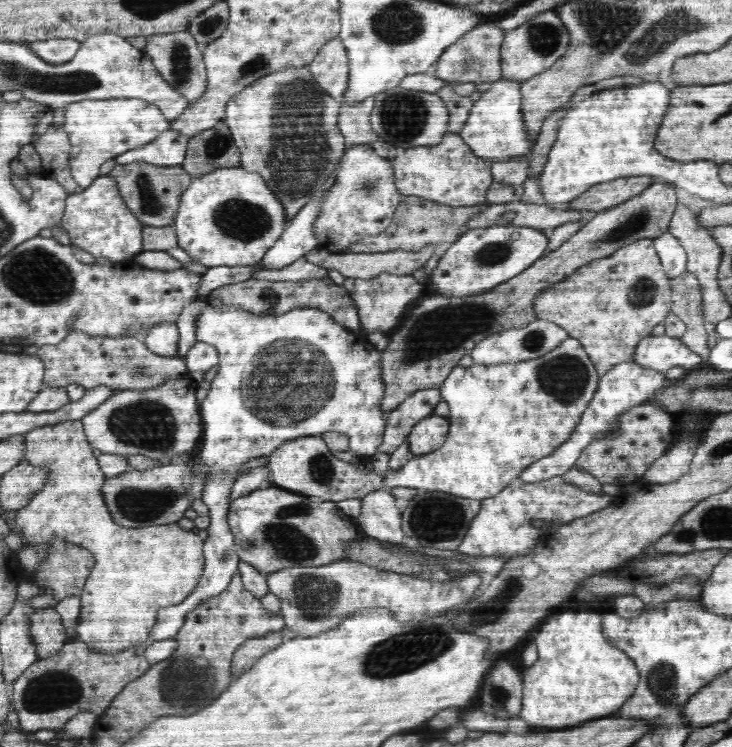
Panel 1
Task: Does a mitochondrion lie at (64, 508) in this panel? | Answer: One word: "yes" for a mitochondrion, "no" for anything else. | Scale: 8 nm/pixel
no

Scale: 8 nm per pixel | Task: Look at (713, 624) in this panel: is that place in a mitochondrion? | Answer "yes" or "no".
no

